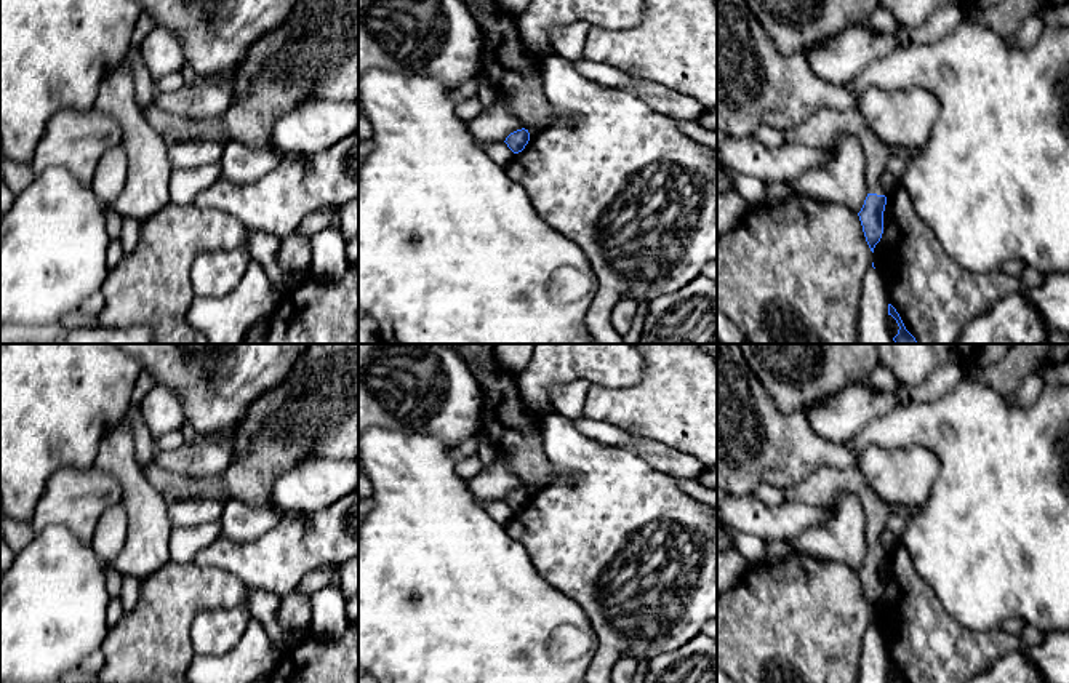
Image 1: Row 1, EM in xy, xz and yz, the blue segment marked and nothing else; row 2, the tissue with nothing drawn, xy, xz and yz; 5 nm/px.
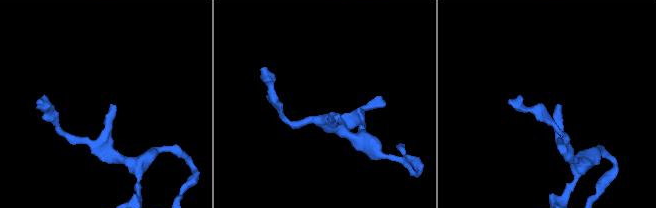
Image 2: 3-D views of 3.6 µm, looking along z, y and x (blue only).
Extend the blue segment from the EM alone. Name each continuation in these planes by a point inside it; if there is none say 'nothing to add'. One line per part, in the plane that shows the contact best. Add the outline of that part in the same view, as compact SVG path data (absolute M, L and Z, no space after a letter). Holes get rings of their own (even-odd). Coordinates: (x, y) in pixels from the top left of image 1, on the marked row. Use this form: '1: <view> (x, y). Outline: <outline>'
1: yz (815, 131). Outline: M819 109L803 123L783 131L784 142L805 144L815 149L826 149L829 138L837 133L850 133L861 141L866 158L867 194L883 195L880 181L893 155L911 160L919 154L915 147L887 146L871 131L858 109Z

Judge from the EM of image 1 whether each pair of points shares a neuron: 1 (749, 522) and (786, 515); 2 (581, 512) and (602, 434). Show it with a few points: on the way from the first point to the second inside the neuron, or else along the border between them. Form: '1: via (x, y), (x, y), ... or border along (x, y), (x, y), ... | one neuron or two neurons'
1: via (759, 522), (776, 522) | one neuron
2: border along (570, 421), (589, 437), (626, 448) | two neurons

